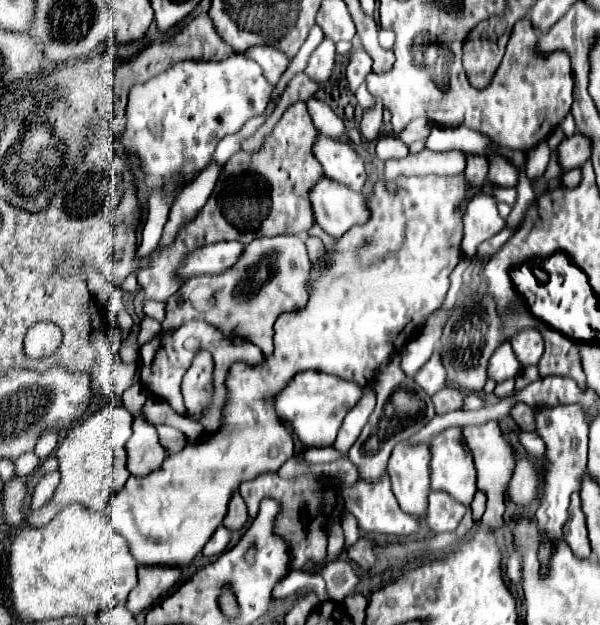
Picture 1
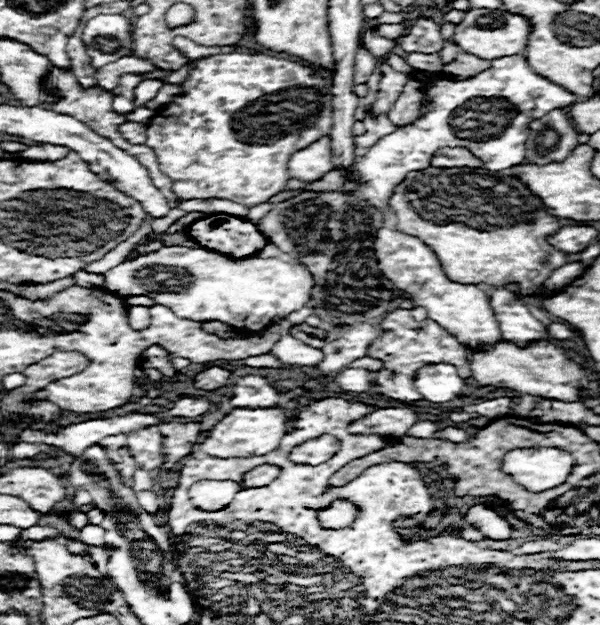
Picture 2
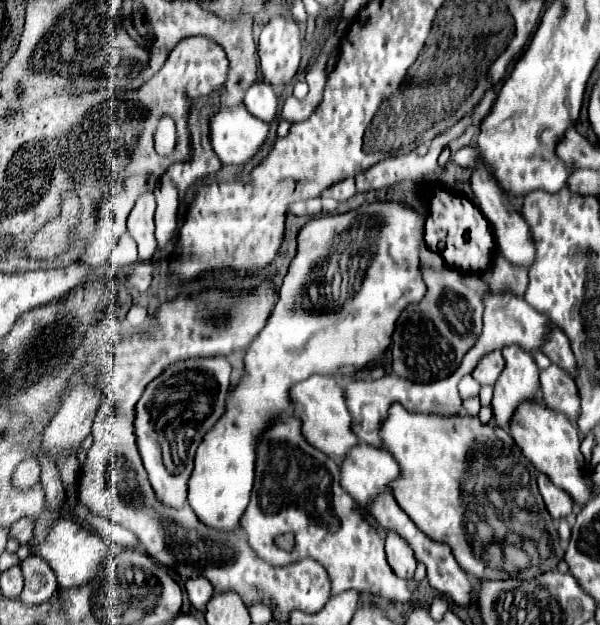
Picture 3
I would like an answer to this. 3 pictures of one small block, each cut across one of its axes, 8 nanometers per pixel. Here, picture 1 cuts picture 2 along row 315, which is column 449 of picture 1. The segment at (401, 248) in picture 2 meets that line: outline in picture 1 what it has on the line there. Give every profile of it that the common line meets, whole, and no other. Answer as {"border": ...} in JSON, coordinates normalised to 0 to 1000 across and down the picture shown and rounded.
{"border":[[[747,685],[733,694],[727,694],[717,704],[717,726],[720,726],[720,736],[717,736],[720,784],[747,787],[750,794],[757,794],[757,800],[780,810],[793,787],[793,749],[790,749],[790,733],[787,733],[783,714],[777,710],[767,685]]]}

